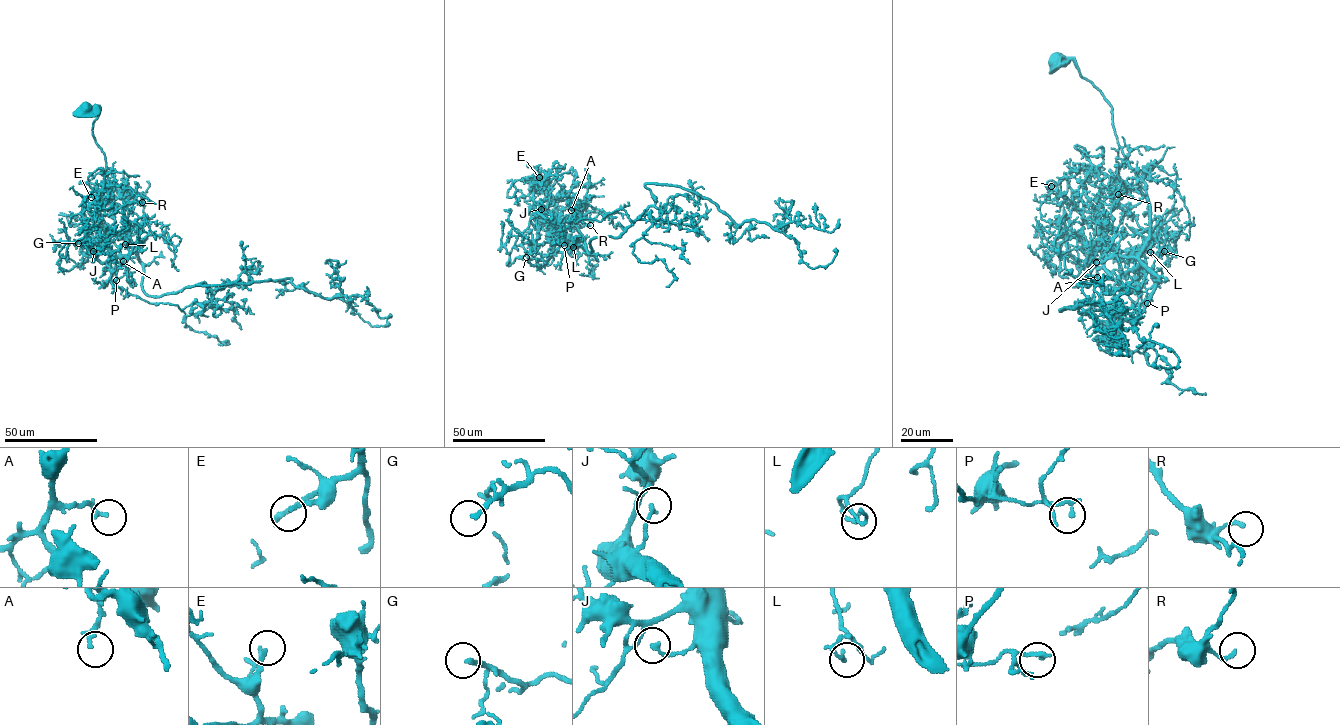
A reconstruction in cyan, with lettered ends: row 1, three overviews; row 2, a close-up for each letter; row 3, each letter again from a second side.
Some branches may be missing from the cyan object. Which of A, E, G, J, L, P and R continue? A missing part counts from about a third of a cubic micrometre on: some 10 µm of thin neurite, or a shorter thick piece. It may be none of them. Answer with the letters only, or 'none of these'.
G

